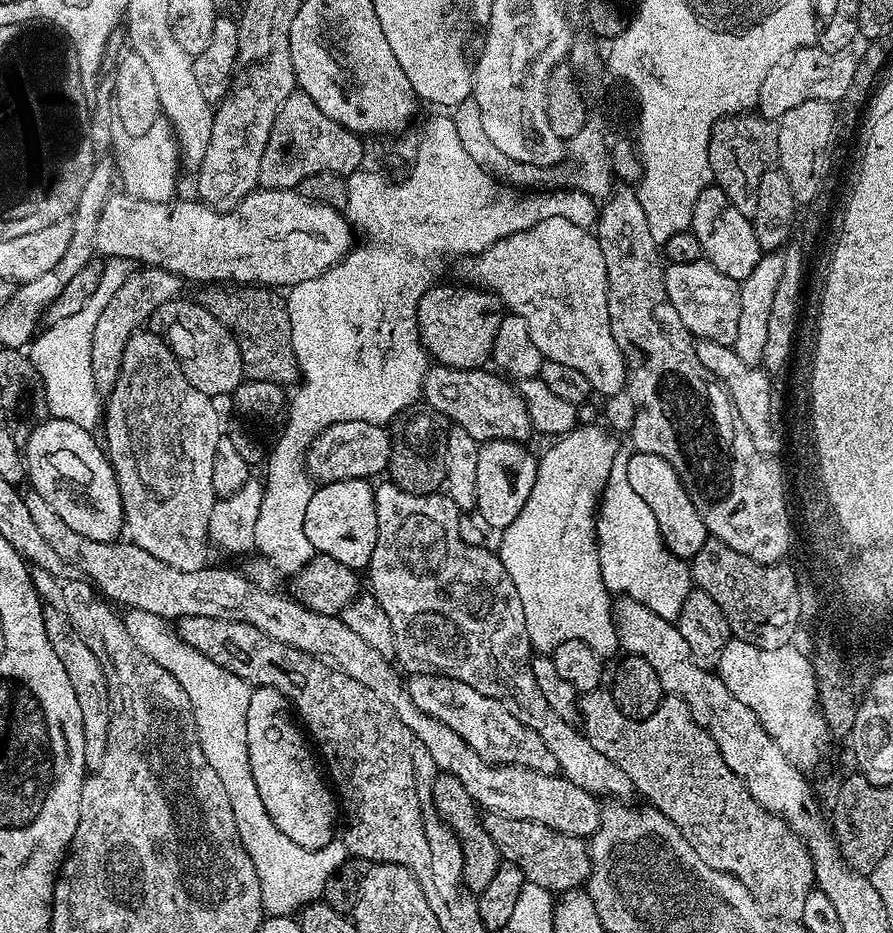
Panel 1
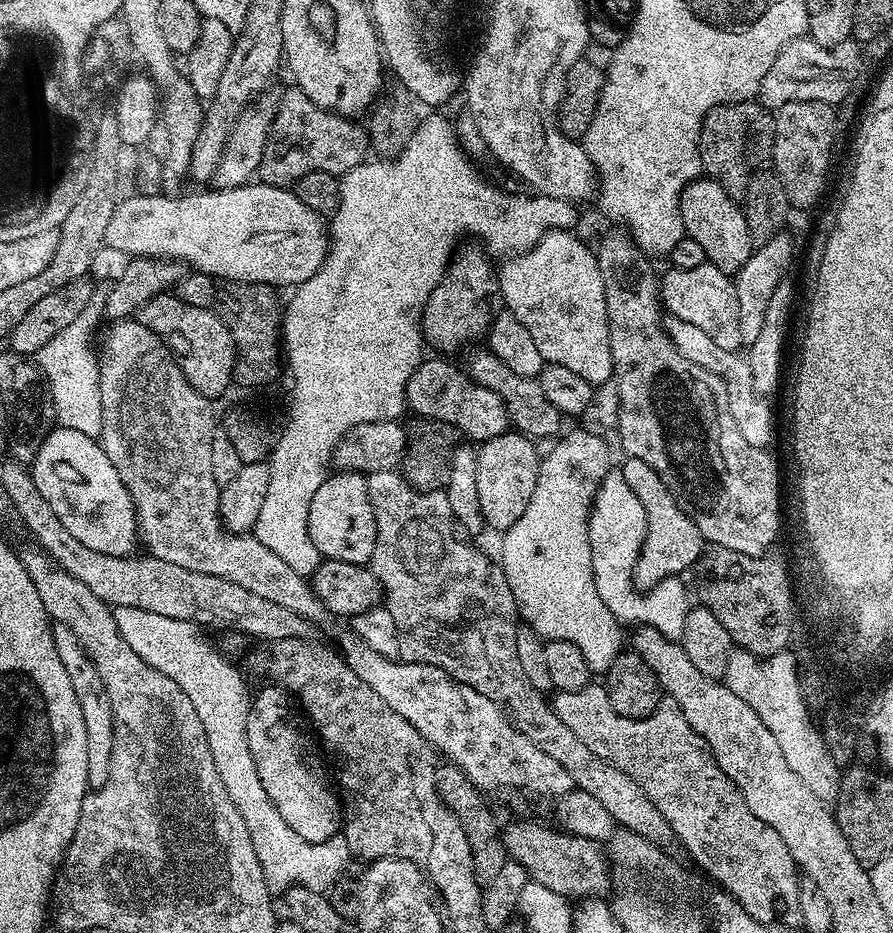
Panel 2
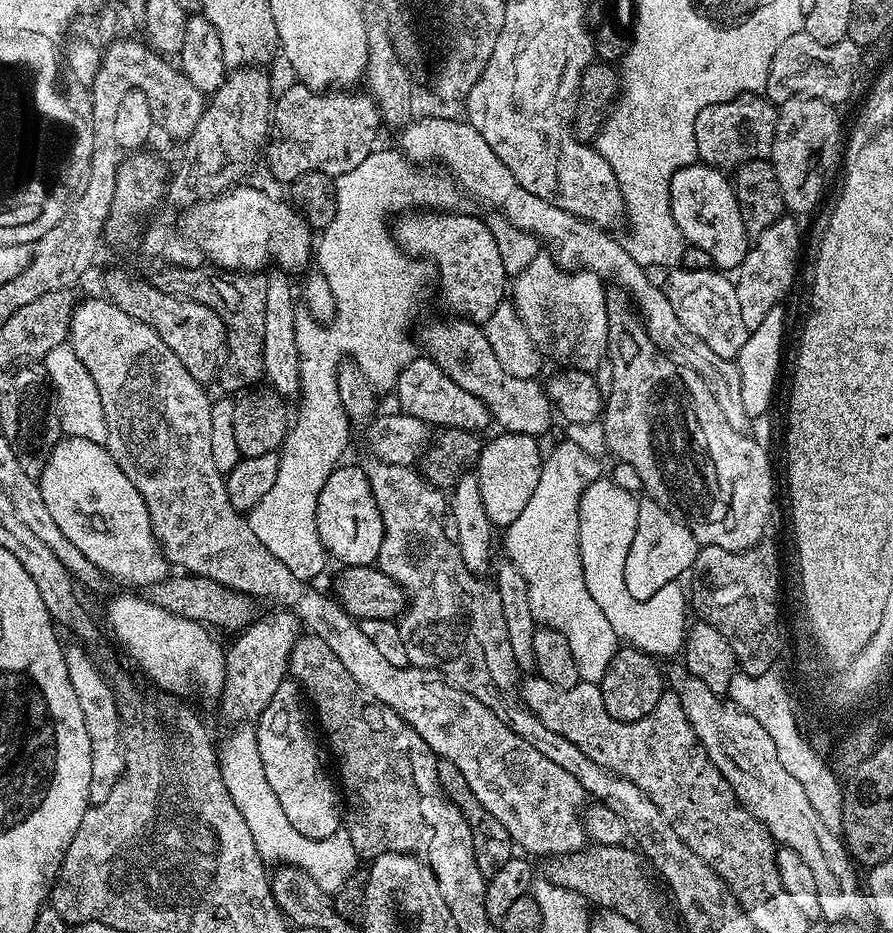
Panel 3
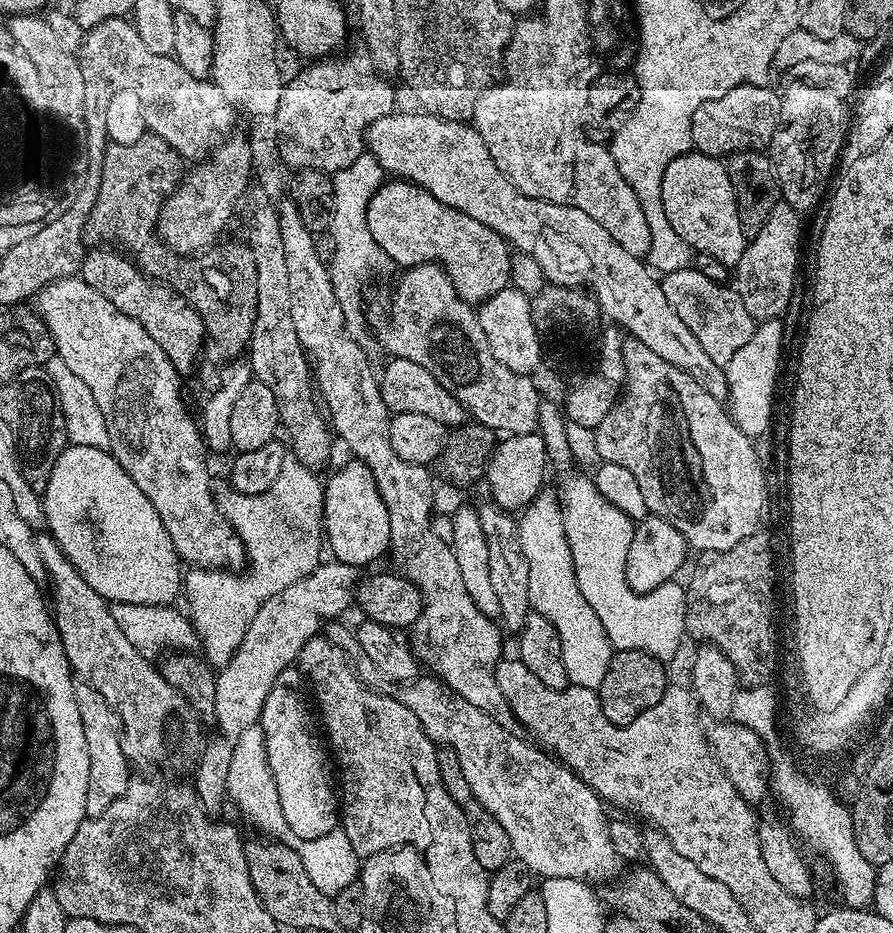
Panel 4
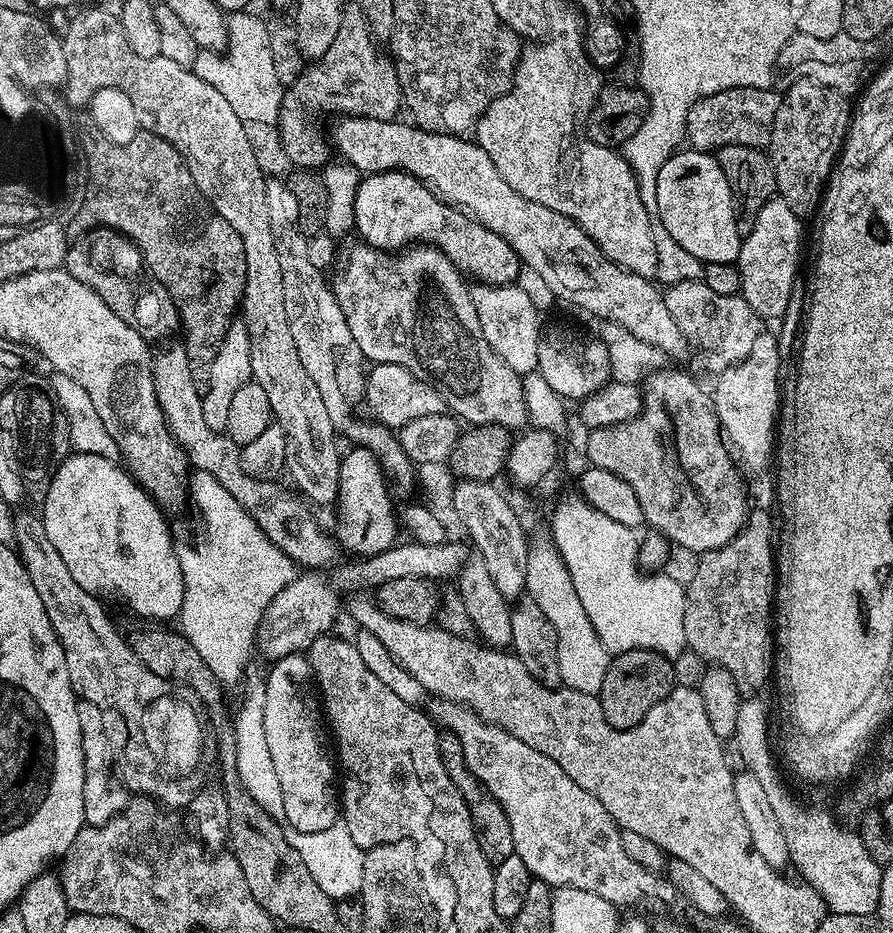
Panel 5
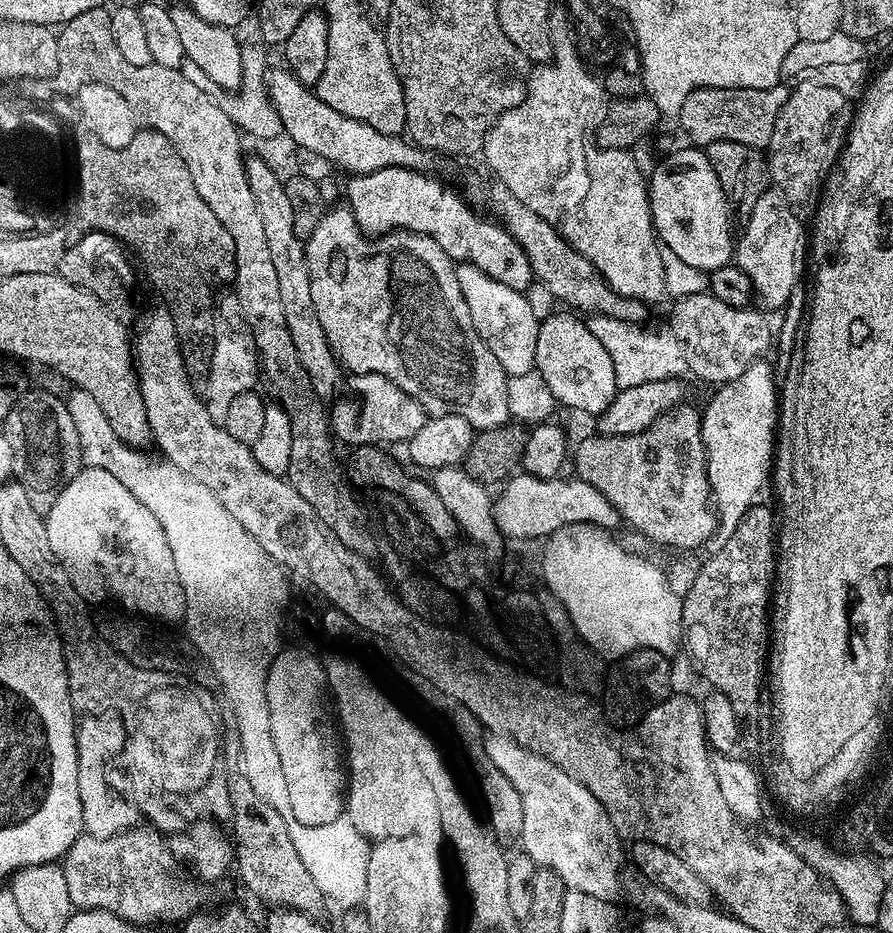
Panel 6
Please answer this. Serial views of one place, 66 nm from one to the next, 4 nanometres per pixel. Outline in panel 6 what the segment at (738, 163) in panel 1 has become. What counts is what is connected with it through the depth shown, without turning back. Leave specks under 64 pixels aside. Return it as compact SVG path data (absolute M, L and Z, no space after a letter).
M783 83L762 90L753 88L695 88L682 102L678 117L680 128L696 146L714 142L742 142L761 150L767 149L774 134L774 122L786 102L789 89Z

